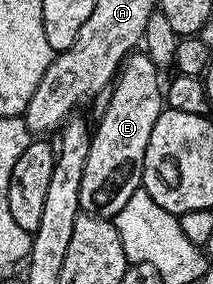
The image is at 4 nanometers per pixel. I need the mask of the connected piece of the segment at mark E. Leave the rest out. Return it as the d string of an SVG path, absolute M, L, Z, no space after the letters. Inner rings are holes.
M134 51L125 58L112 82L107 111L103 111L92 130L87 167L83 167L83 183L79 187L82 213L116 218L117 213L127 207L127 199L142 188L147 142L163 108L163 81L157 75L159 69L145 51Z

